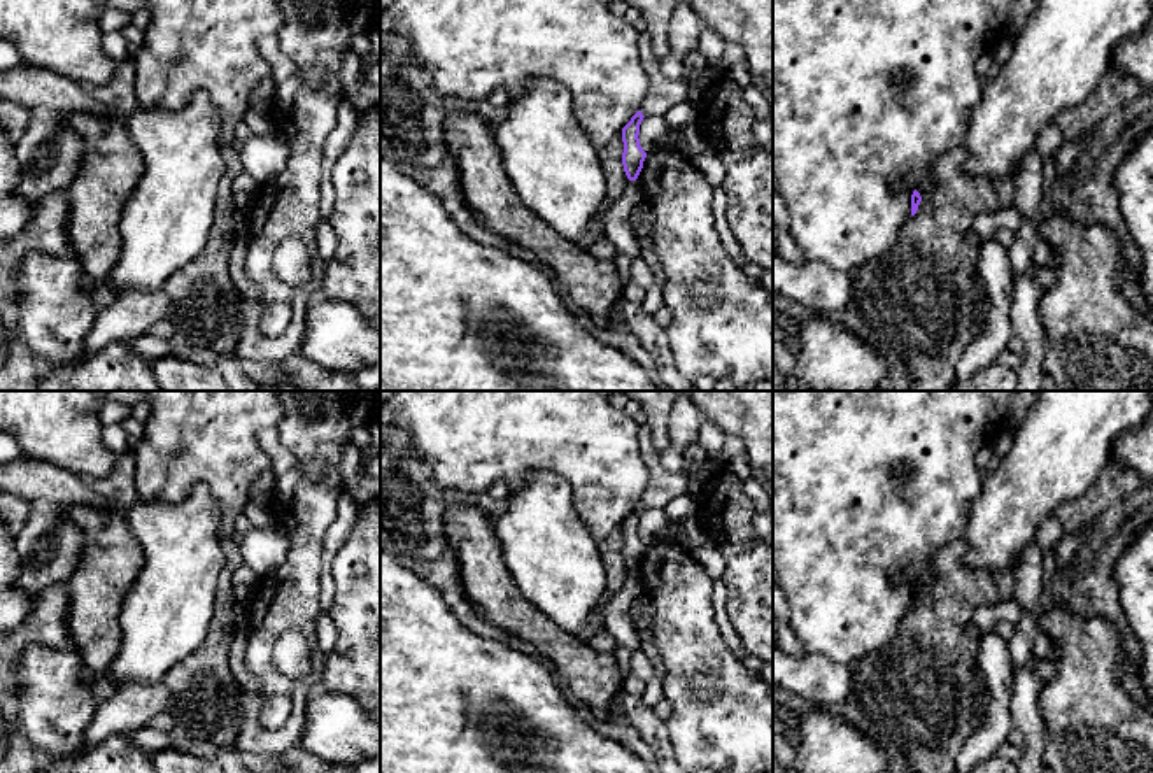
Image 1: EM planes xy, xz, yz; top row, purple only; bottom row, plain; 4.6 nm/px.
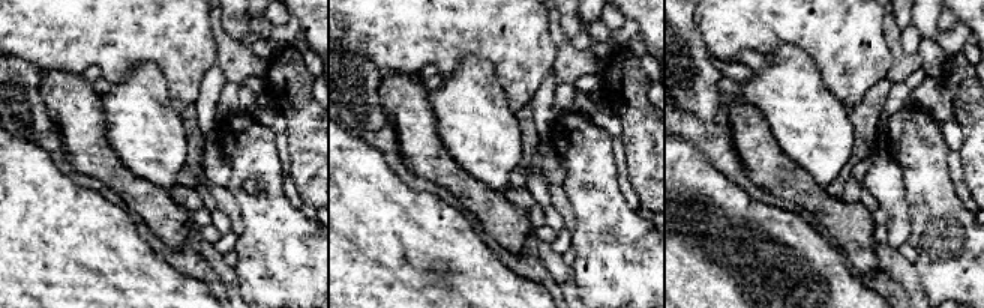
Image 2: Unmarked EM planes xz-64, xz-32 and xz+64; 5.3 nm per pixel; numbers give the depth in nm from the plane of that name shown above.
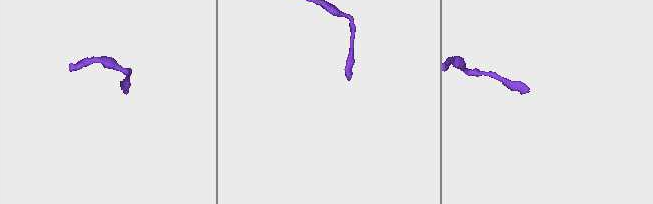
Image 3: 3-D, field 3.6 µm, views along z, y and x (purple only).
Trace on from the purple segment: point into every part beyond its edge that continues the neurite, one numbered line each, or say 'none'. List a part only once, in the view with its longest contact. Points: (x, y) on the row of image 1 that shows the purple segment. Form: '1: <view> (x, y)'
none

